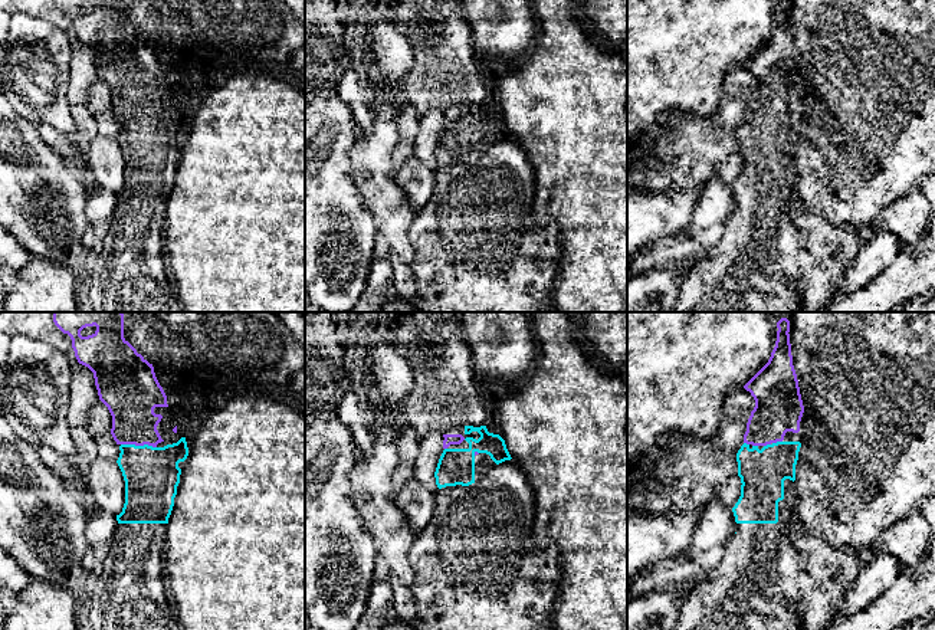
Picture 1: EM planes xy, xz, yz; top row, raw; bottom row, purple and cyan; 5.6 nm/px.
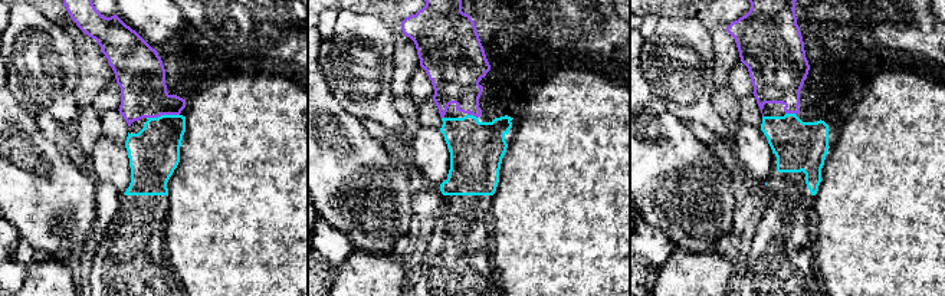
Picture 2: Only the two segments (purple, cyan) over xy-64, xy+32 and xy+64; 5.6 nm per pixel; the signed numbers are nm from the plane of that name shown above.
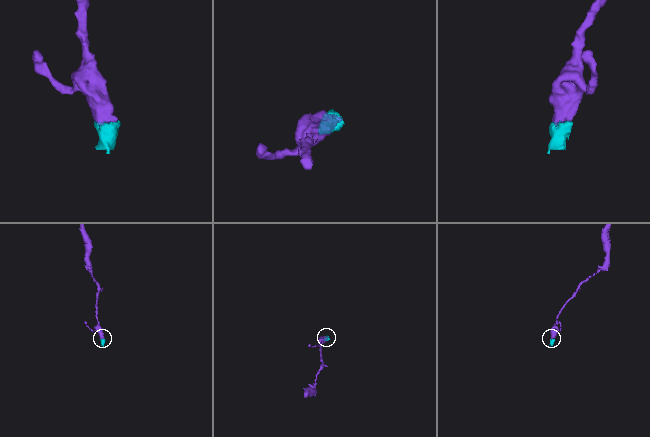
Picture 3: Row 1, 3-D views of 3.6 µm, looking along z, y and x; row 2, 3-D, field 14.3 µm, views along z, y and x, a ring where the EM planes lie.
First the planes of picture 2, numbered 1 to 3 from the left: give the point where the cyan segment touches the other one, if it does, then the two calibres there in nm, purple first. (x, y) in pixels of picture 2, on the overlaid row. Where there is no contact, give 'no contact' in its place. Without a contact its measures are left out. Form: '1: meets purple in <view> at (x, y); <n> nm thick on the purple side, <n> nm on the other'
1: meets purple in xy-64 at (163, 114); 280 nm thick on the purple side, 280 nm on the other
2: meets purple in xy+32 at (473, 115); 280 nm thick on the purple side, 300 nm on the other
3: meets purple in xy+64 at (791, 112); 320 nm thick on the purple side, 280 nm on the other

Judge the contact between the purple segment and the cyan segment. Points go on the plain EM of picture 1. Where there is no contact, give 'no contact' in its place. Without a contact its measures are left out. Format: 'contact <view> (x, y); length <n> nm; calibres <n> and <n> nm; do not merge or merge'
contact xy (138, 122); length 200 nm; calibres 260 and 320 nm; merge

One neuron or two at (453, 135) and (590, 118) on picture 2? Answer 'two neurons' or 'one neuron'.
two neurons

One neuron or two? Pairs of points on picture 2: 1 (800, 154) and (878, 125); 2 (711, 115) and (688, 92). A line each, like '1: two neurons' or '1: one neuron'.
1: two neurons
2: one neuron

